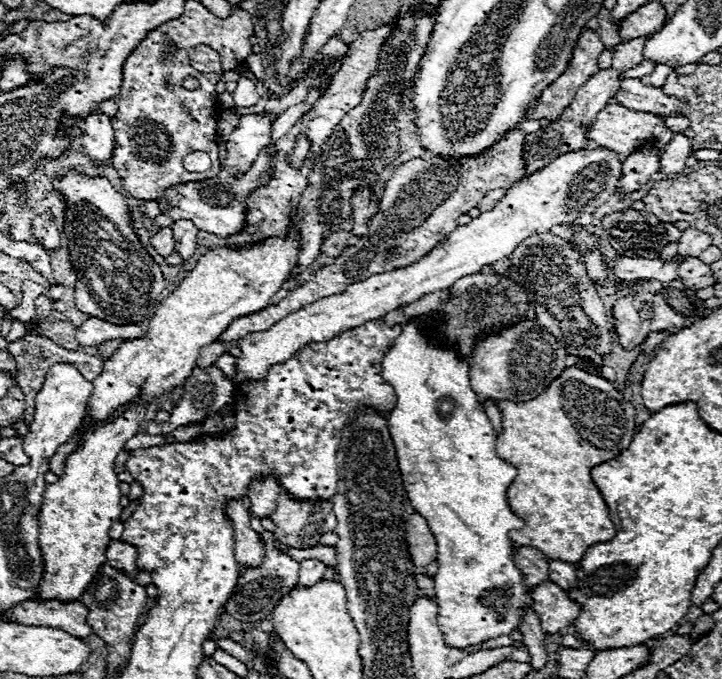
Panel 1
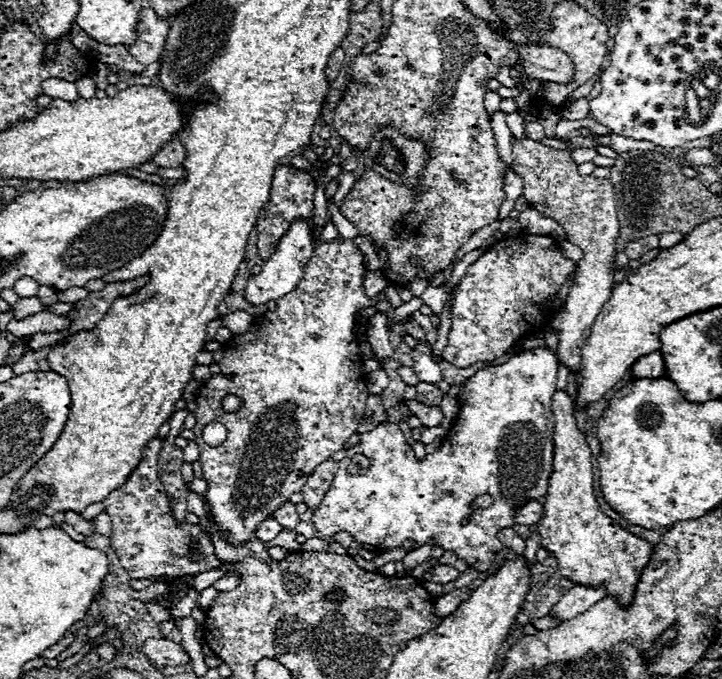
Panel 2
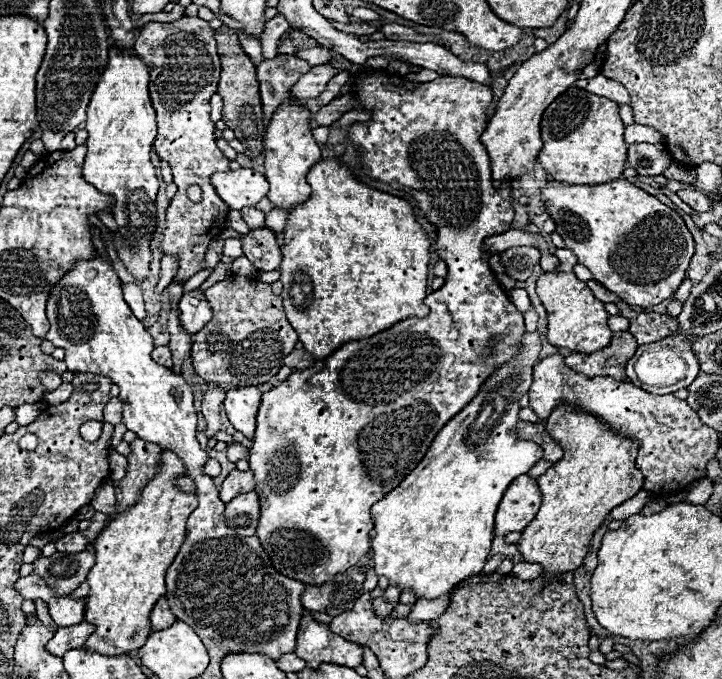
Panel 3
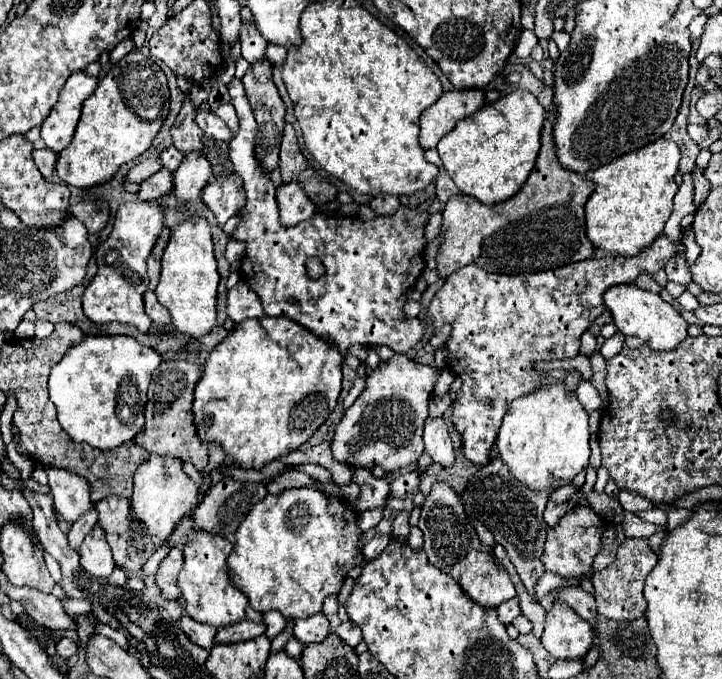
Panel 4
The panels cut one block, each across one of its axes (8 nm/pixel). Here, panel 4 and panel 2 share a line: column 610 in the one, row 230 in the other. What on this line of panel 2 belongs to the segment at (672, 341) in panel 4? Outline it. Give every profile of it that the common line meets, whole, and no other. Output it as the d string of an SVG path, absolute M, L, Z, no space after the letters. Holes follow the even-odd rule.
M296 220L290 228L288 228L288 234L280 238L274 254L264 262L262 266L262 272L256 274L256 276L250 276L248 278L248 284L246 284L246 300L250 304L266 304L270 300L276 300L288 292L292 292L298 282L302 280L302 268L306 266L306 262L310 260L312 252L314 252L314 228L308 220Z

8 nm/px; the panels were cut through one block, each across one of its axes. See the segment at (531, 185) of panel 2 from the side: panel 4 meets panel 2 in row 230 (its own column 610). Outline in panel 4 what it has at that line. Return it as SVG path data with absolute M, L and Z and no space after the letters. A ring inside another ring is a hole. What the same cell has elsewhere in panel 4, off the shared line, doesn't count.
M626 538L616 552L616 560L602 572L592 576L594 598L598 602L598 614L612 620L636 620L646 612L646 600L642 596L644 580L656 566L658 556L650 550L646 538Z

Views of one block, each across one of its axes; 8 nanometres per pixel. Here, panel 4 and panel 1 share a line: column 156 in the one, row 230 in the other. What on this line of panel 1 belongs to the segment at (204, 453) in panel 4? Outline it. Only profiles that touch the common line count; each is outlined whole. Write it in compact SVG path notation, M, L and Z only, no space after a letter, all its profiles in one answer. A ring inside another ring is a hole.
M512 130L510 134L506 134L502 140L498 140L488 152L484 152L482 156L476 158L462 158L462 160L442 160L440 156L430 156L428 160L424 158L414 158L410 162L404 162L402 166L398 166L392 174L392 178L388 180L386 188L384 188L384 198L380 202L380 210L378 214L368 222L368 236L362 238L362 244L356 246L348 246L330 266L320 268L318 272L314 272L314 276L298 286L296 290L292 290L288 294L288 298L280 300L274 306L268 306L266 310L260 310L258 314L248 314L246 318L238 318L238 322L230 322L230 326L226 328L226 334L220 334L218 342L230 342L230 340L240 340L242 336L250 334L250 332L262 332L268 330L270 326L274 326L276 322L280 322L284 316L304 308L306 304L312 304L320 298L332 296L332 294L340 294L346 290L346 286L362 282L364 278L370 278L372 274L380 274L380 272L388 272L394 268L402 268L408 266L412 262L418 262L422 256L426 256L434 246L440 244L440 238L444 238L446 234L450 234L458 224L454 224L458 220L460 214L466 214L470 208L476 208L480 204L480 200L486 196L486 192L492 188L510 188L510 184L518 182L524 176L524 162L522 162L522 140L524 140L524 132Z

